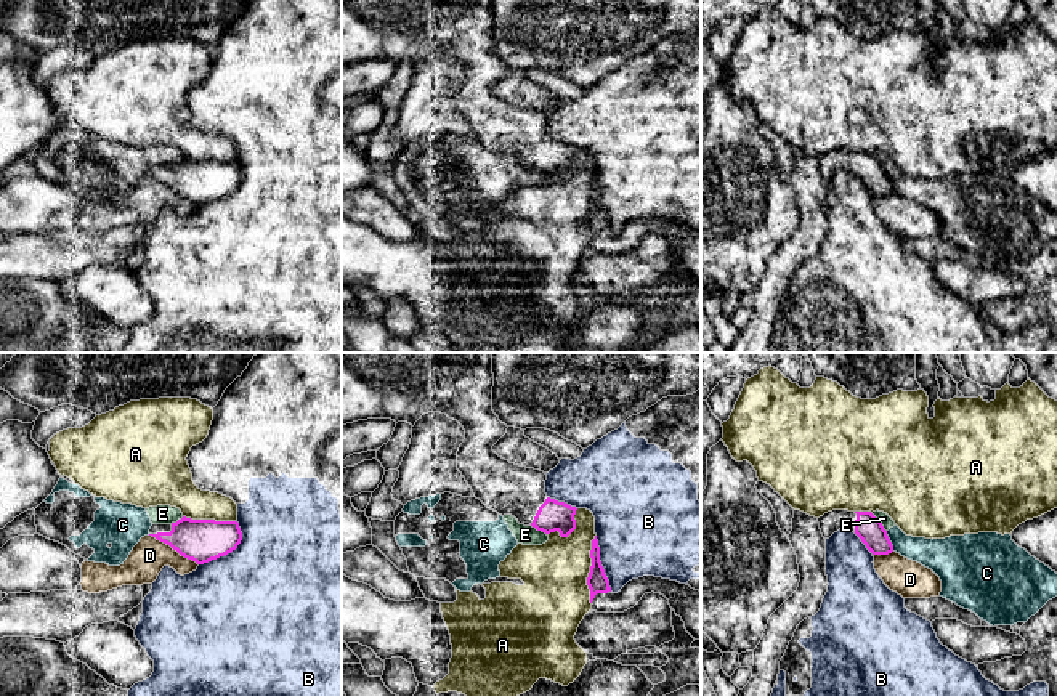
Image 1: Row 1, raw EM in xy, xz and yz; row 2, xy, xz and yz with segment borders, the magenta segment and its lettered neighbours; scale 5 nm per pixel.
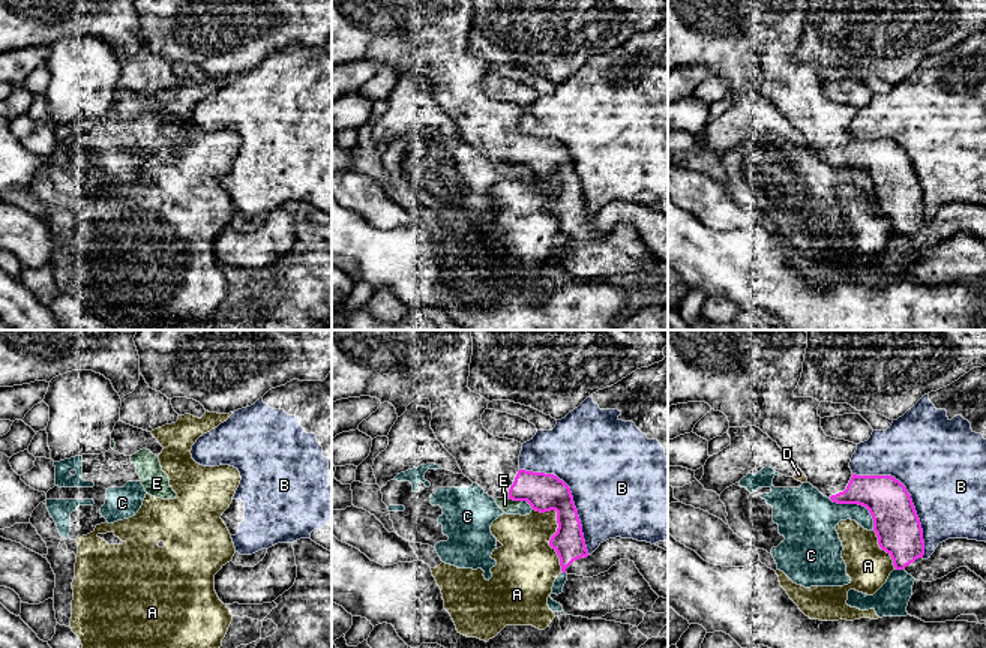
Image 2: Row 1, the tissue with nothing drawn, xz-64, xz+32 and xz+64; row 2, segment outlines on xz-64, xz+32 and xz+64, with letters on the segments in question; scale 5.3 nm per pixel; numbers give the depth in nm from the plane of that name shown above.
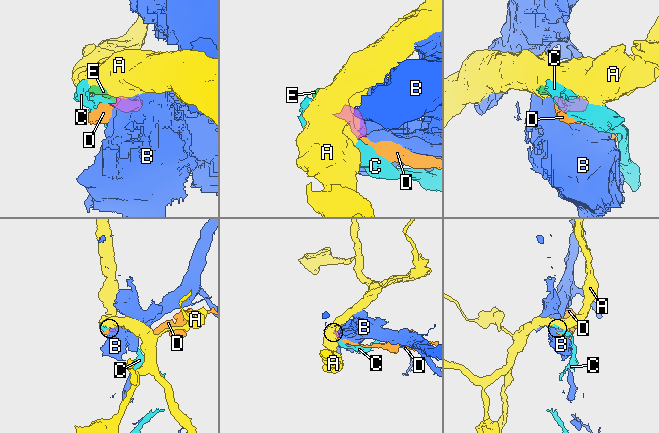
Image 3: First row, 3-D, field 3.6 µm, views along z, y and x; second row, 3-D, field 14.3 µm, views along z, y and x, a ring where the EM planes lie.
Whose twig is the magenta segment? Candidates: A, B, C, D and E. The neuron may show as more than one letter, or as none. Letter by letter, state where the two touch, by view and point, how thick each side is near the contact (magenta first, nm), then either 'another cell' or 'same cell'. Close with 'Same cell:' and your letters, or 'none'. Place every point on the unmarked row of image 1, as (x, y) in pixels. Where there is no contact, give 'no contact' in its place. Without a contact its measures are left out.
A: contact xz (591, 210); calibres 110 and 340 nm; another cell
B: contact xy (231, 191); calibres 220 and 500 nm; another cell
C: contact yz (889, 182); calibres 140 and 160 nm; another cell
D: contact xy (174, 190); calibres 220 and 180 nm; another cell
E: contact yz (881, 164); calibres 140 and 60 nm; another cell
Same cell: none

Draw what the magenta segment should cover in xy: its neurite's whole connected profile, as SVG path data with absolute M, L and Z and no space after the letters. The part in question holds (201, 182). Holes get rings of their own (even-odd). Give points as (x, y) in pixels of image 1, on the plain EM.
M186 157L172 165L152 165L149 176L197 205L231 194L242 181L237 162L191 160Z

